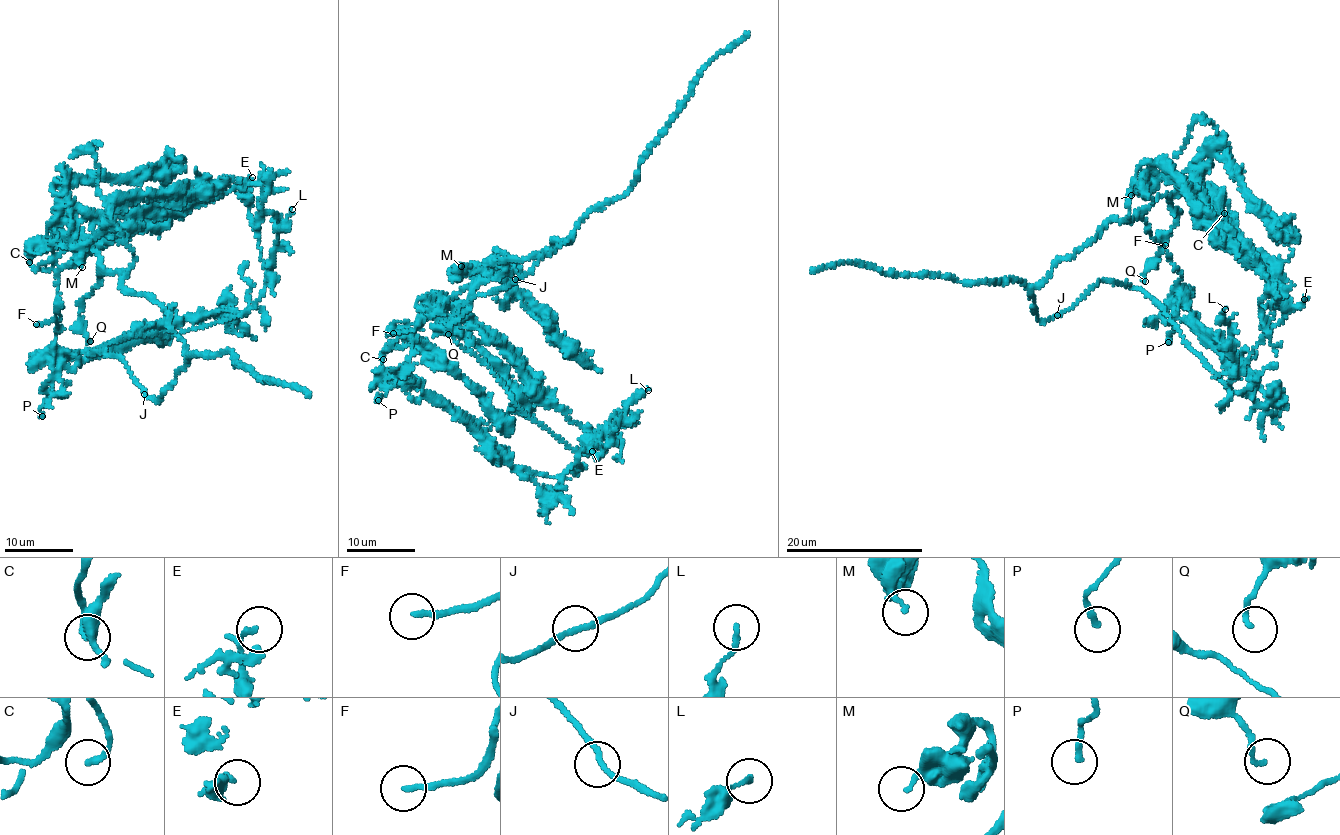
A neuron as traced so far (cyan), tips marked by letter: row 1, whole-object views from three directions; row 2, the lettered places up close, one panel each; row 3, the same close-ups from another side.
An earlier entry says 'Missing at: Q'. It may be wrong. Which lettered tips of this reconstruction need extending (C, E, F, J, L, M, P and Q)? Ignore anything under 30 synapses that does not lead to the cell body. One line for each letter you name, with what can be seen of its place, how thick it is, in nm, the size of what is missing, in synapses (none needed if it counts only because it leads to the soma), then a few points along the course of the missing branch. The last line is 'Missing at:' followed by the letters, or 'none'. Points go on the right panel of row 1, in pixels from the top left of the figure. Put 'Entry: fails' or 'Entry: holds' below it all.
F: at (1165, 245); 180 nm thick; about 140 synapses; missing branch runs (1165, 245), (1162, 254), (1177, 241), (1190, 243), (1194, 265), (1252, 319), (1268, 354), (1282, 365)
Missing at: F
Entry: fails

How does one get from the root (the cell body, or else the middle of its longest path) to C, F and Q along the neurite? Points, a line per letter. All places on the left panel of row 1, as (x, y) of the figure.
C: (226, 192), (63, 219), (51, 249), (31, 250), (51, 247), (52, 257), (33, 269), (33, 244), (29, 262)
F: (226, 192), (160, 212), (80, 222), (71, 244), (76, 260), (58, 271), (57, 314), (36, 324)
Q: (226, 192), (80, 222), (72, 243), (93, 248), (99, 262), (99, 285), (80, 313), (90, 341)

